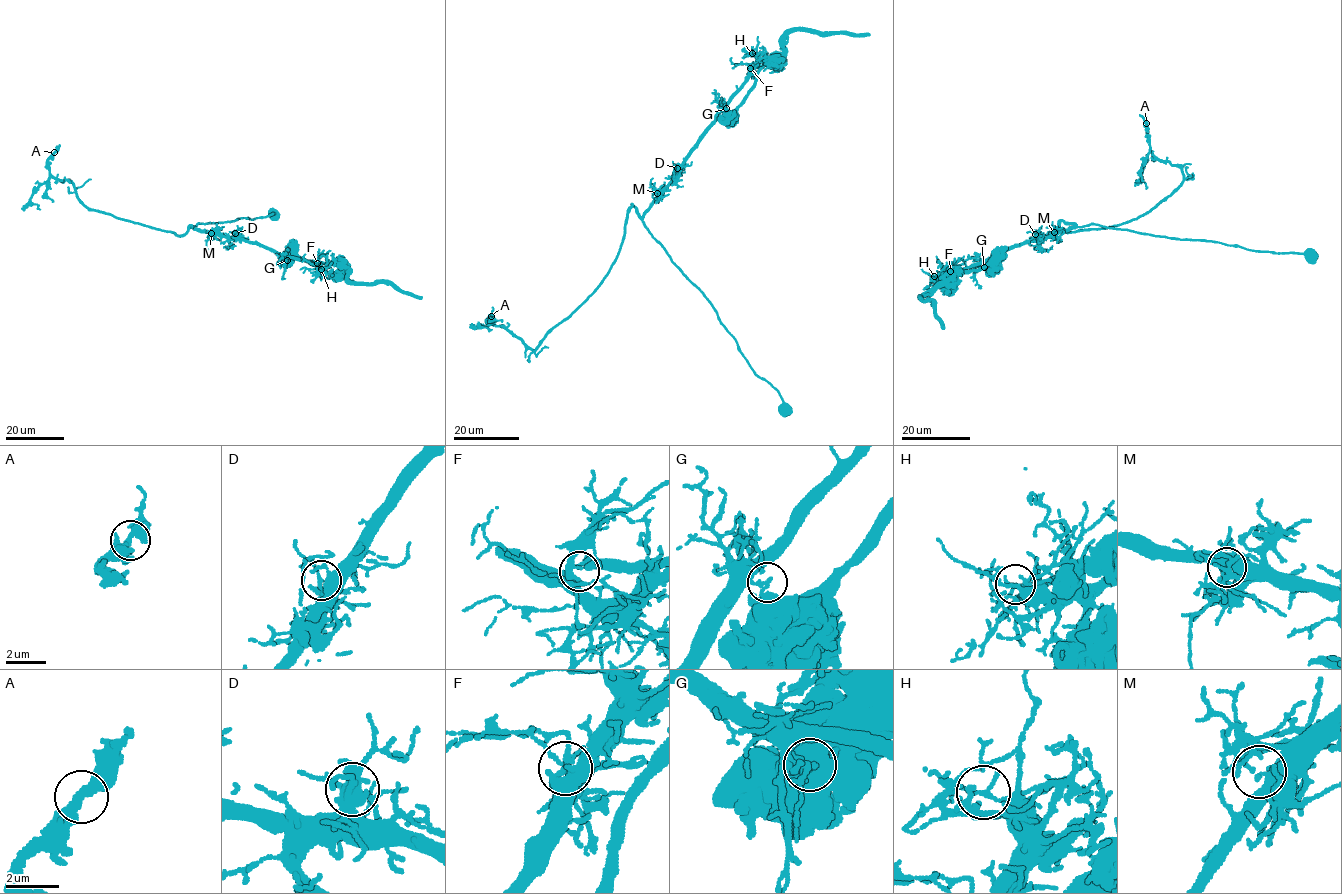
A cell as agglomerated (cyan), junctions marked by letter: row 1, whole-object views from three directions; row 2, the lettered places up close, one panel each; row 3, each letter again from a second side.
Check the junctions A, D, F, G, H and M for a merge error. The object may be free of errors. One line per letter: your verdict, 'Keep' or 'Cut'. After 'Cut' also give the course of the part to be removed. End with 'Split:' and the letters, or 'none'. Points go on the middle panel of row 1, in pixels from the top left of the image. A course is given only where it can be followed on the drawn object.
A: Keep
D: Keep
F: Keep
G: Cut. Course of the part to remove: (726, 109), (644, 215), (632, 205), (616, 259), (601, 284), (534, 350), (503, 327), (477, 327), (492, 329)
H: Keep
M: Keep
Split: G

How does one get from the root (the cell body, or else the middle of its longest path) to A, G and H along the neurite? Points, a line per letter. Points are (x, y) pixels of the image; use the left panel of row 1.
A: (273, 215), (190, 225), (181, 236), (118, 219), (90, 210), (72, 183), (52, 176), (48, 158), (54, 152)
G: (273, 215), (200, 223), (194, 228), (254, 242), (286, 260)
H: (273, 215), (200, 223), (194, 228), (254, 242), (321, 269)

